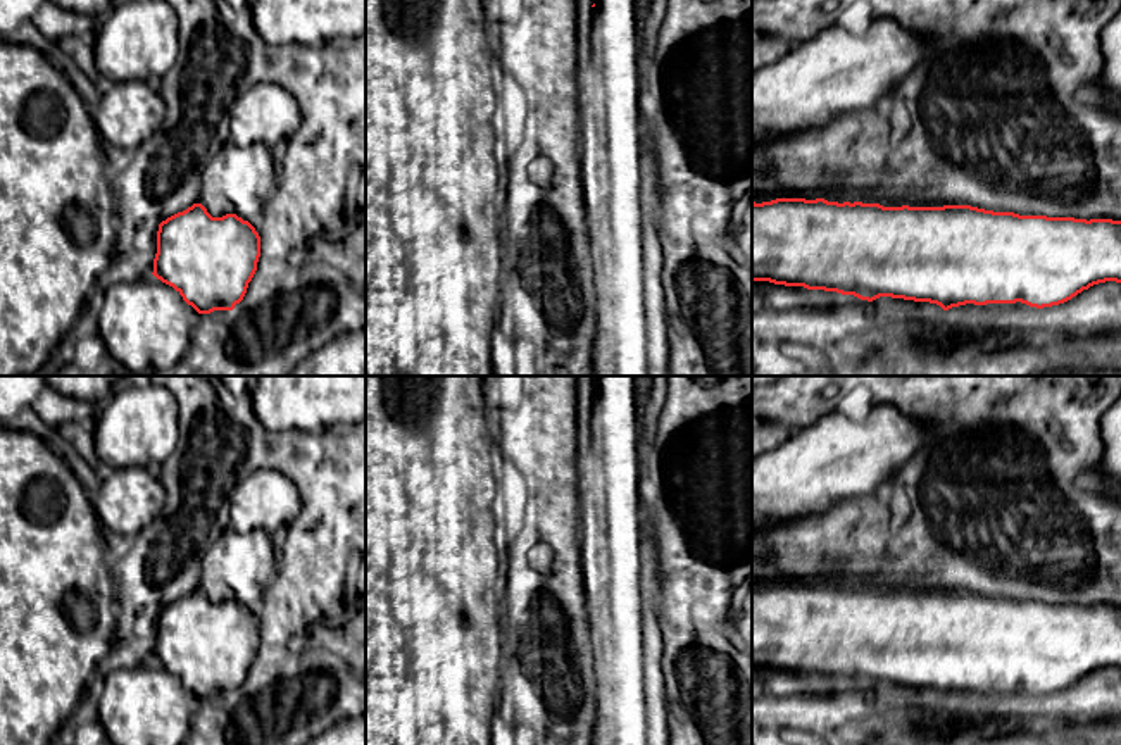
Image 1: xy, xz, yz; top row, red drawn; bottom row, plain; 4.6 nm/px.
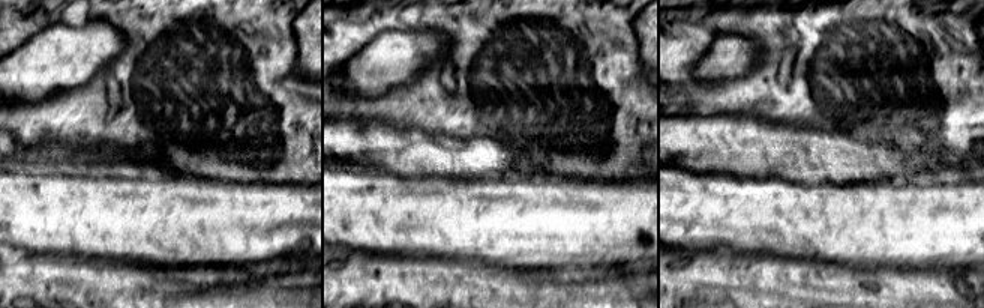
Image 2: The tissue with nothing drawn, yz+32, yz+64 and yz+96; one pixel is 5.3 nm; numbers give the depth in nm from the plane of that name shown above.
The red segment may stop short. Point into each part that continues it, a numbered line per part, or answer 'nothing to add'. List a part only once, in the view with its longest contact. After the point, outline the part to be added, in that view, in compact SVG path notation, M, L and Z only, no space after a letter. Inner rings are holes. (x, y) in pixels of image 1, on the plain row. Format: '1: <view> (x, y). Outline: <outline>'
nothing to add

